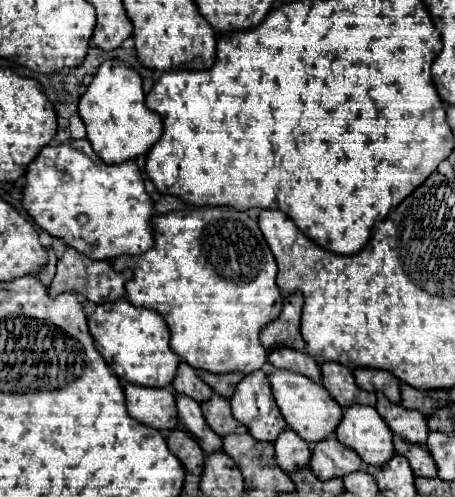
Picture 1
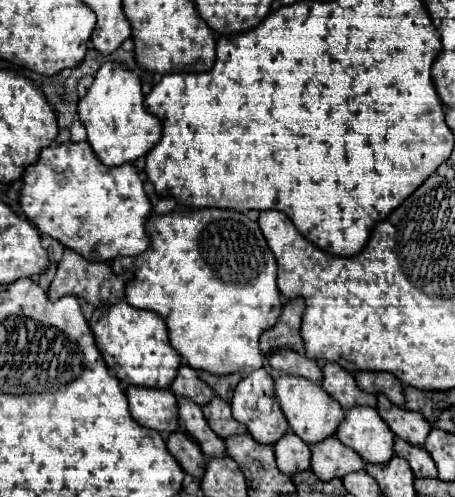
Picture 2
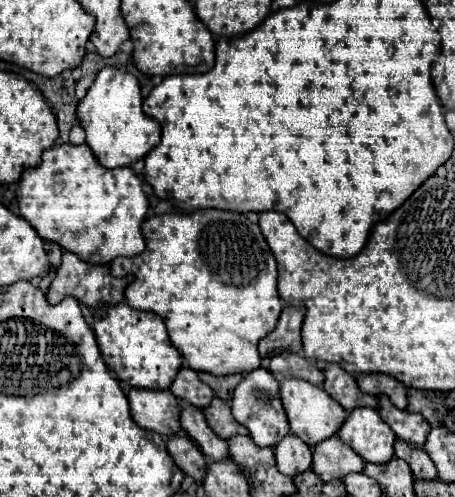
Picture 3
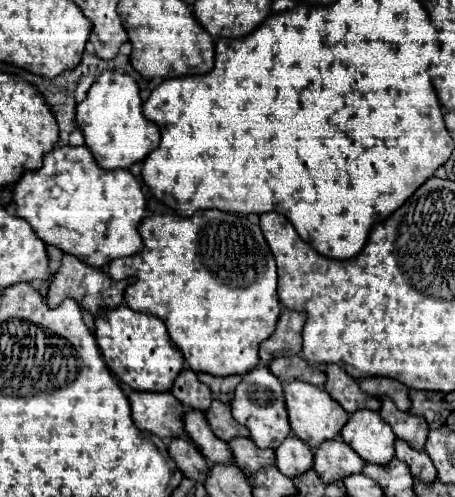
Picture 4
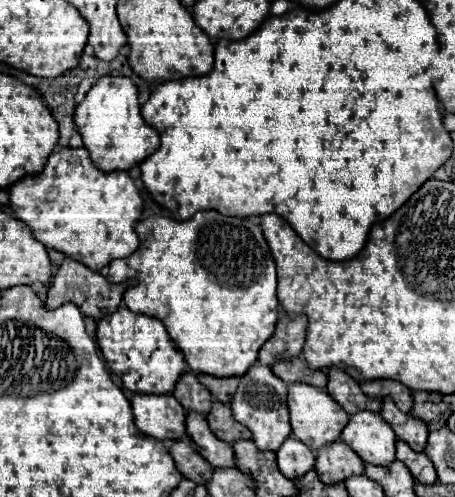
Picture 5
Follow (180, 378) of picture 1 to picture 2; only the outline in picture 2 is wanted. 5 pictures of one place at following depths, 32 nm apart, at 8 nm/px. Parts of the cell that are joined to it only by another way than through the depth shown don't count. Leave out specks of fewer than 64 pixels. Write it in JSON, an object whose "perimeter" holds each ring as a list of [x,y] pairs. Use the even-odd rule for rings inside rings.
{"perimeter":[[[182,366],[182,368],[178,370],[178,376],[176,376],[176,380],[172,382],[170,388],[172,388],[172,392],[174,392],[176,396],[184,396],[184,398],[196,402],[198,406],[208,404],[208,400],[212,400],[212,396],[214,396],[212,388],[210,388],[208,384],[204,384],[204,382],[198,378],[196,370],[190,368],[190,366]]]}

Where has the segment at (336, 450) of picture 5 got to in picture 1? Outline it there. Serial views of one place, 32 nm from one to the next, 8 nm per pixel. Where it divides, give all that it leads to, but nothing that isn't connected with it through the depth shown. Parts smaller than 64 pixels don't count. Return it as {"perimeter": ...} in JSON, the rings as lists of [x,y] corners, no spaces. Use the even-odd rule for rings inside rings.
{"perimeter":[[[334,436],[324,438],[322,442],[316,442],[312,448],[312,460],[310,468],[320,480],[330,480],[336,476],[346,476],[350,472],[360,470],[362,460],[352,448],[346,448],[340,444]]]}

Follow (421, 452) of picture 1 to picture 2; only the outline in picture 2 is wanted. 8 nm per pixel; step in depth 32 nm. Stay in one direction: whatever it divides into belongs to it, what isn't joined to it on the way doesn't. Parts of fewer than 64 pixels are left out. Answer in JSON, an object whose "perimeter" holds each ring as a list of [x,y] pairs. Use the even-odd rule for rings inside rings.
{"perimeter":[[[396,438],[394,440],[394,452],[396,452],[396,456],[408,460],[408,464],[410,464],[416,478],[438,478],[436,464],[424,448],[412,446],[412,444]]]}

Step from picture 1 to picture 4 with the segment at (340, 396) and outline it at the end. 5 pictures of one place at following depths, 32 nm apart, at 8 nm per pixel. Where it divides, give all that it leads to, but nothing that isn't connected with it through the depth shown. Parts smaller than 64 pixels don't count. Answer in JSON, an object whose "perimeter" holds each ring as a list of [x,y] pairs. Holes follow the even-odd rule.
{"perimeter":[[[330,364],[330,366],[326,366],[326,376],[328,376],[326,392],[348,414],[352,414],[352,412],[356,412],[360,408],[368,408],[368,410],[378,410],[380,408],[380,400],[378,398],[372,398],[372,396],[366,396],[358,388],[358,382],[344,372],[344,368],[340,368],[336,364]]]}

